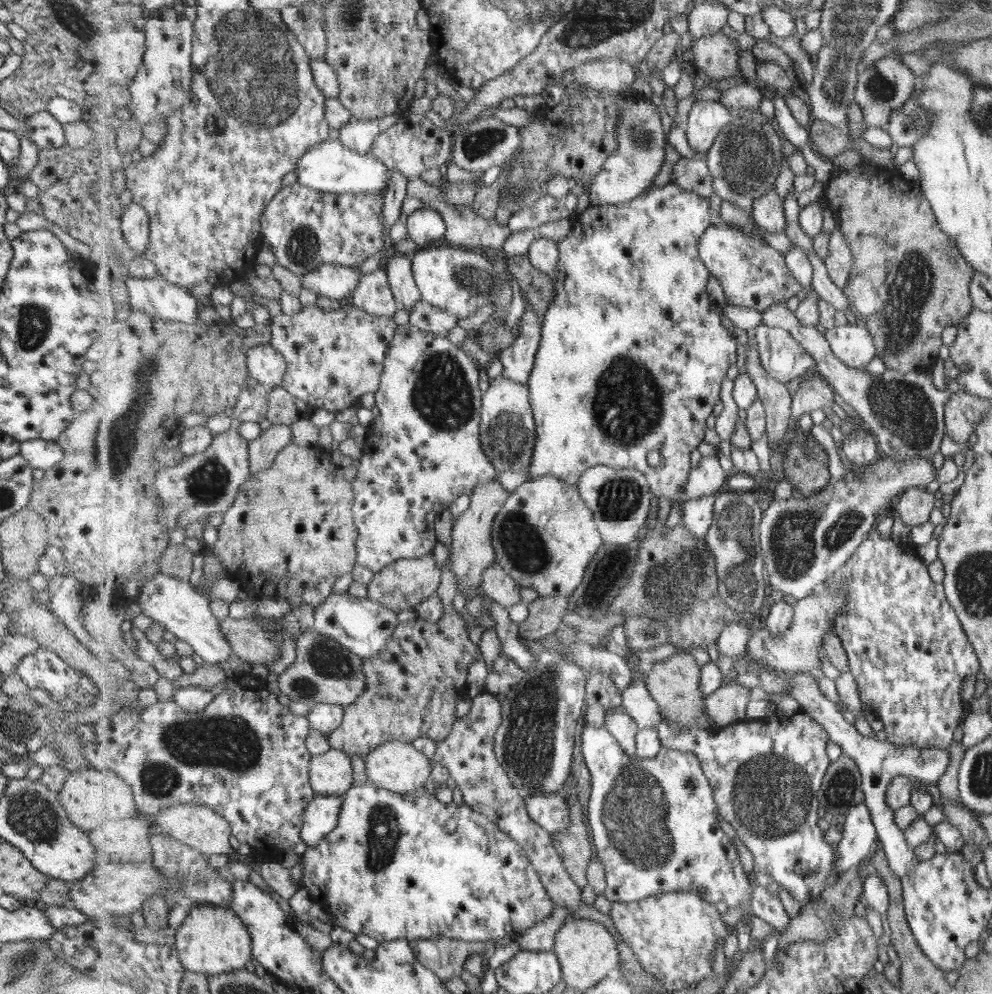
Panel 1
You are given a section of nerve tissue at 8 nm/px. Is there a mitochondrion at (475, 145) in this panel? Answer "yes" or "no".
yes

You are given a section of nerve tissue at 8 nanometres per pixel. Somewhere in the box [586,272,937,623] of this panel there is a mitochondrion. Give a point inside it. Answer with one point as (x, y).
(628, 406)

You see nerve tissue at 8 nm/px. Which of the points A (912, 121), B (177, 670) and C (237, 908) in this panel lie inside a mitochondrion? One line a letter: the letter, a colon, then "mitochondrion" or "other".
A: mitochondrion
B: other
C: other

